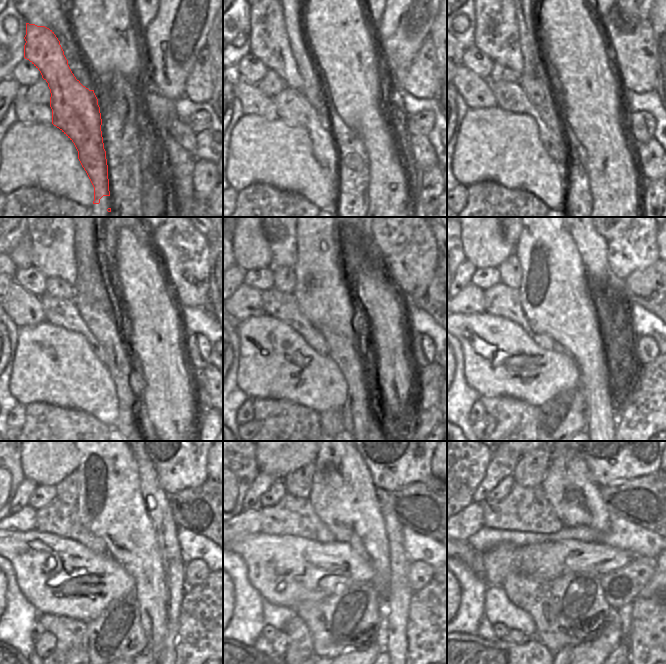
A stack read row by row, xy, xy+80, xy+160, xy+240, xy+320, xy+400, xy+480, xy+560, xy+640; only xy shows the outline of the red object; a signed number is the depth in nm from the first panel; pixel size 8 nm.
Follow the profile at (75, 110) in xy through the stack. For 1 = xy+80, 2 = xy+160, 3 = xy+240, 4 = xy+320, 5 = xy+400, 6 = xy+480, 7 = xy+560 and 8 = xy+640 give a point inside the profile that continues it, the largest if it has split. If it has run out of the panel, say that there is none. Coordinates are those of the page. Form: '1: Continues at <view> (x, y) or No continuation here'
1: Continues at xy+80 (269, 42)
2: Continues at xy+160 (497, 35)
3: Continues at xy+240 (53, 253)
4: Continues at xy+320 (281, 237)
5: Continues at xy+400 (513, 237)
6: No continuation here
7: No continuation here
8: No continuation here.

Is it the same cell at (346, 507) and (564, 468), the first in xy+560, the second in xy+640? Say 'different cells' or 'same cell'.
same cell

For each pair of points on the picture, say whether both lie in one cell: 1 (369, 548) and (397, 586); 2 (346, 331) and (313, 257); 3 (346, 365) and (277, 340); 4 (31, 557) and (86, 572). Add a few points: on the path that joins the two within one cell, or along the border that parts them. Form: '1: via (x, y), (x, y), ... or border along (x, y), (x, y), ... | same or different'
1: border along (390, 553), (390, 580), (384, 599) | different
2: via (337, 313), (336, 309), (324, 295), (323, 275) | same
3: border along (329, 355), (341, 371), (345, 381) | different
4: via (45, 558), (61, 558), (72, 566) | same

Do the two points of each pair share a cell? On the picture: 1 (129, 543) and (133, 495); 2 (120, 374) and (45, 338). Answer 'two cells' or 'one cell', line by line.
1: one cell
2: two cells

